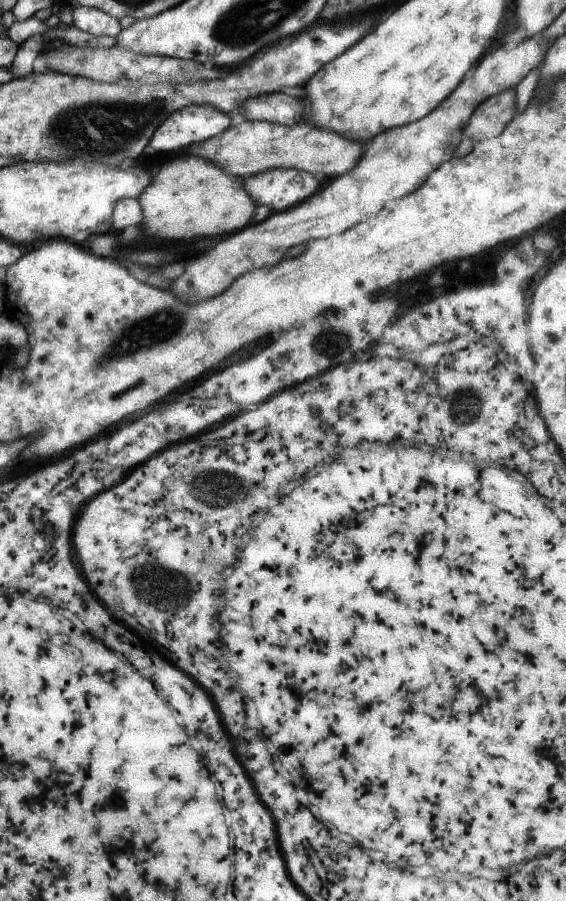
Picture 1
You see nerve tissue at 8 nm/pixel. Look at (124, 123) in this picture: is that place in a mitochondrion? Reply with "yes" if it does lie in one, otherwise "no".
yes

